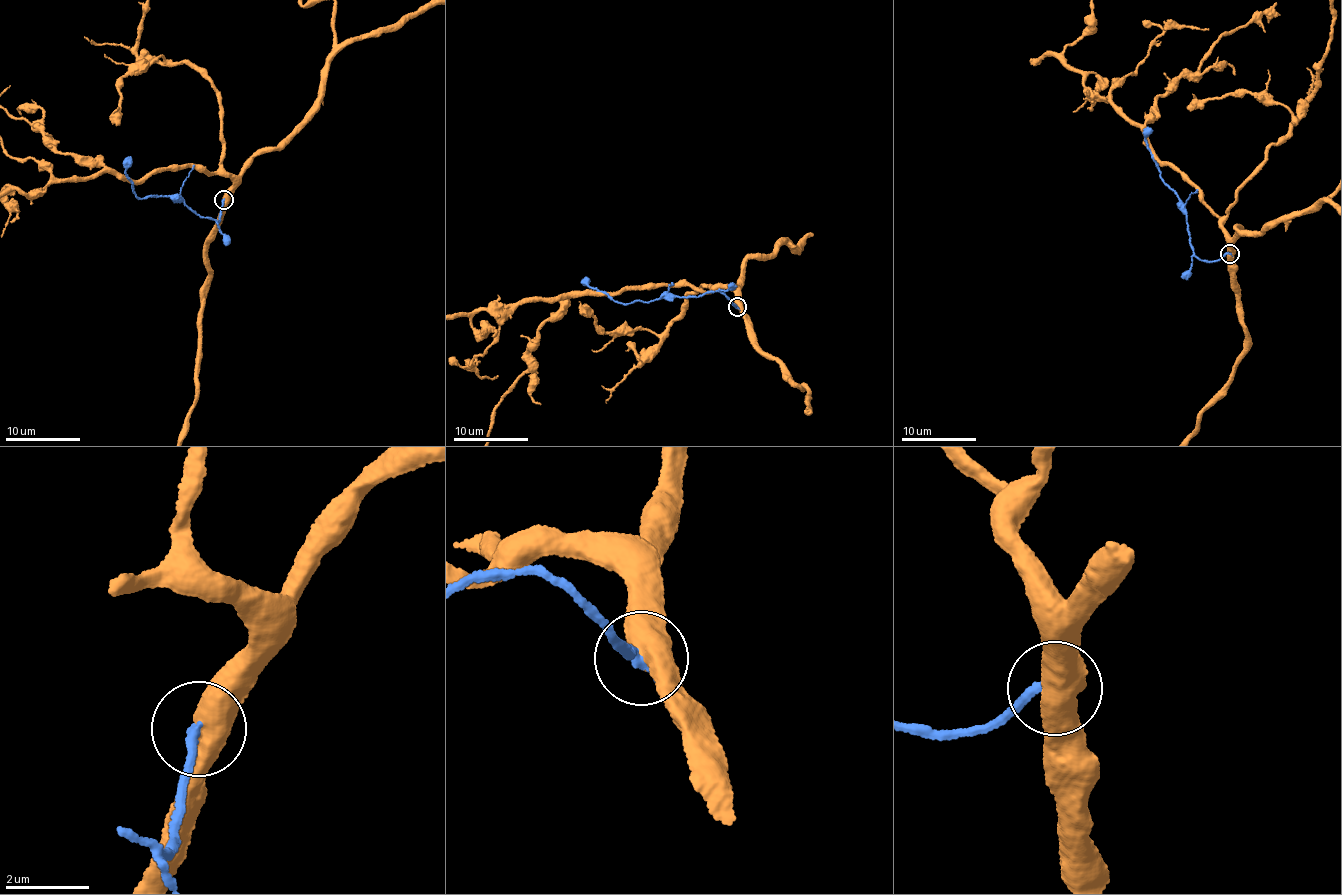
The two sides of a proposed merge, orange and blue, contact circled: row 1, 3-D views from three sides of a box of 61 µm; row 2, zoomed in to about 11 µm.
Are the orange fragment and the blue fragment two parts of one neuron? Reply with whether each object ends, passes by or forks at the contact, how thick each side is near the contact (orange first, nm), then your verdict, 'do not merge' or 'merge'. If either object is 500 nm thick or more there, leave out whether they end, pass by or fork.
550 nm thick on the orange side, 220 nm on the other; do not merge

